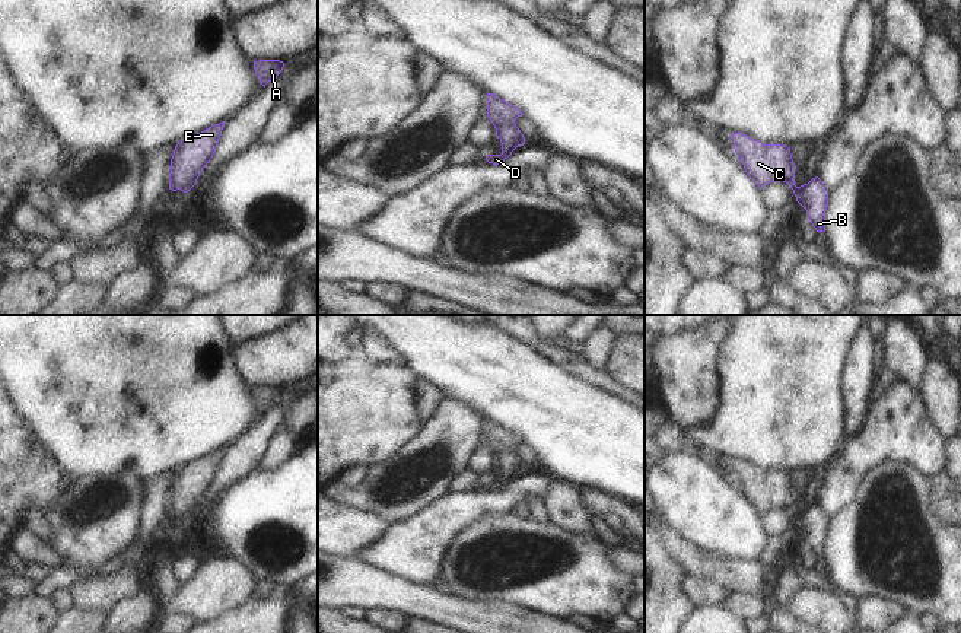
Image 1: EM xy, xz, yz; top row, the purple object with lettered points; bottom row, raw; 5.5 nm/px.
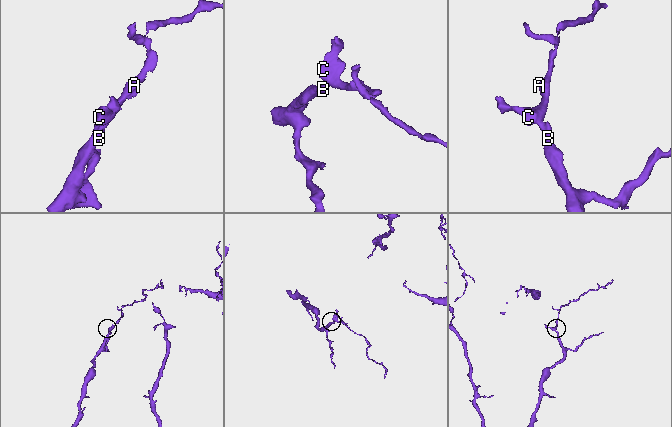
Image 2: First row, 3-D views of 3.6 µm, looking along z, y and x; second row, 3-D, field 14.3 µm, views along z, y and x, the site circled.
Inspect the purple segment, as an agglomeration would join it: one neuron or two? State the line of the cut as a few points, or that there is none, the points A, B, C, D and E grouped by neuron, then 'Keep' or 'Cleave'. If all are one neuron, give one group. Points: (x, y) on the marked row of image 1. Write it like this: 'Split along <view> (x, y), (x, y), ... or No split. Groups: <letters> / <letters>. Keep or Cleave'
No split. Groups: A B C D E. Keep.

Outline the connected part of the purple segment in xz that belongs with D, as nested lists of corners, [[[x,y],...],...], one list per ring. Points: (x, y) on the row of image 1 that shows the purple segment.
[[[487,93],[487,117],[491,120],[496,136],[502,143],[500,155],[489,155],[486,160],[493,165],[502,163],[507,159],[518,146],[525,144],[525,137],[516,127],[515,120],[522,114],[521,109],[500,99],[494,93]]]

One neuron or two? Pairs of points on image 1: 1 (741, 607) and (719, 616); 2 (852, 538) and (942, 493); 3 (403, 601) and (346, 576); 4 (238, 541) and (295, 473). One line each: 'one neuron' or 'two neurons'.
1: two neurons
2: two neurons
3: one neuron
4: one neuron

